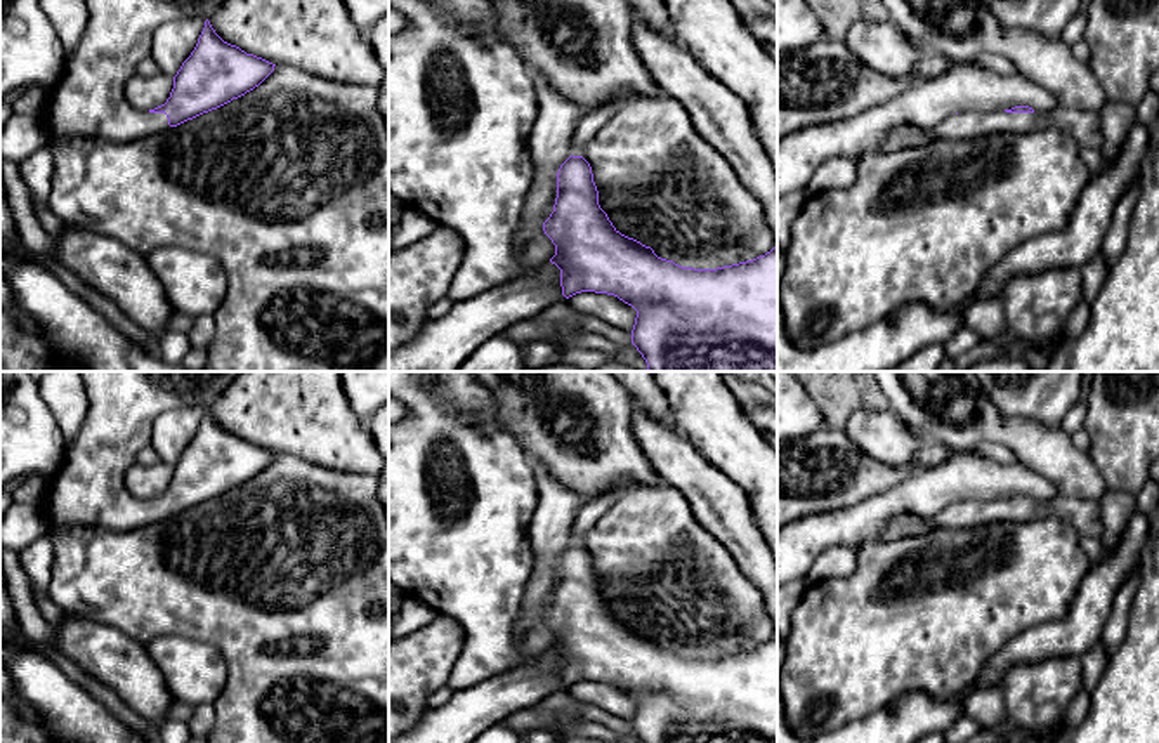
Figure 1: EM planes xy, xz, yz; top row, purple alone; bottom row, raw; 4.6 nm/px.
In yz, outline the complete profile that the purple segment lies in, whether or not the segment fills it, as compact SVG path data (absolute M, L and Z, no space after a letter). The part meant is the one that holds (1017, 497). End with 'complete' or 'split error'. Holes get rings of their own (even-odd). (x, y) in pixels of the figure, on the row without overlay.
M1015 495L1005 500L961 500L951 503L932 519L902 514L894 517L880 540L920 536L935 528L965 529L992 523L1027 523L1046 516L1067 521L1079 536L1102 540L1102 509L1097 500L1057 496L1051 502L1036 502L1029 495Z | split error

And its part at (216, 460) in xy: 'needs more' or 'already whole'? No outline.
needs more

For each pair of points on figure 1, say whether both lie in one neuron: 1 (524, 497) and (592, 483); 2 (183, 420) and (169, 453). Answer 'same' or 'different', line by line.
1: different
2: same

